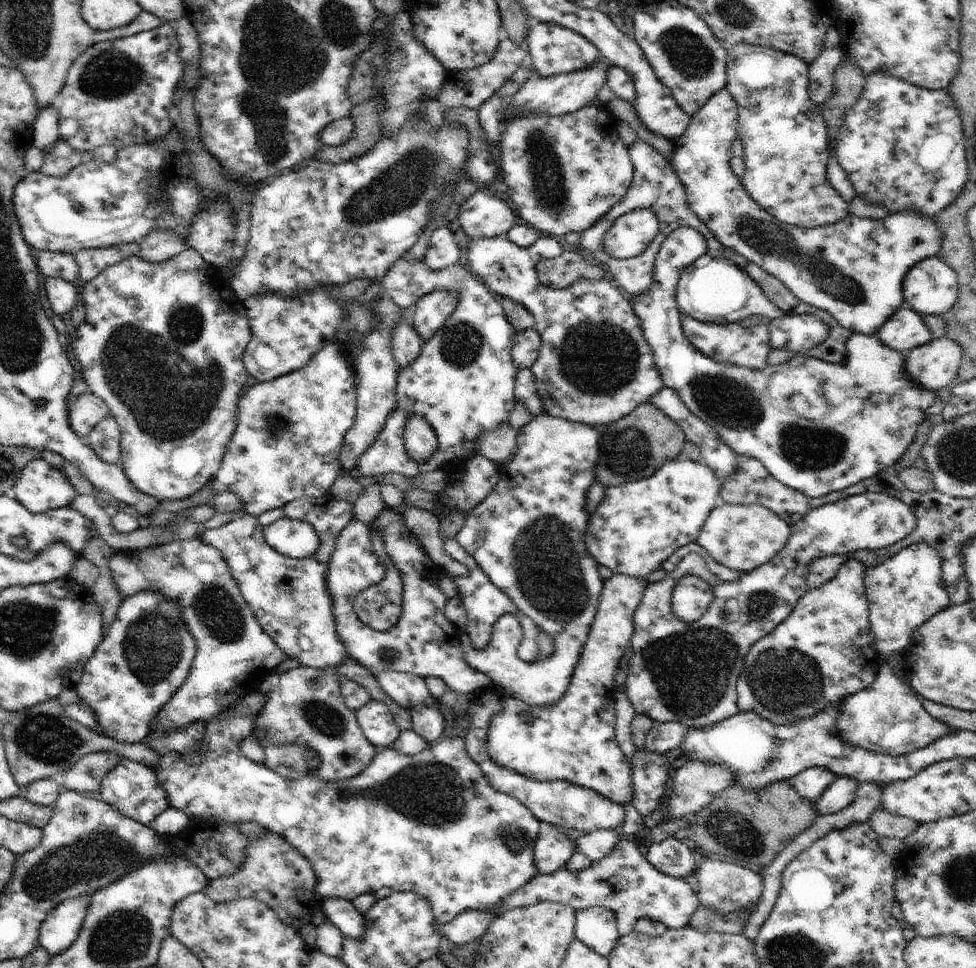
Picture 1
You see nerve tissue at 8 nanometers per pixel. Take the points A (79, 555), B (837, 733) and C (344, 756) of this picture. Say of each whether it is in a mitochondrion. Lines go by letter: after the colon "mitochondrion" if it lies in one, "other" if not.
A: other
B: other
C: mitochondrion

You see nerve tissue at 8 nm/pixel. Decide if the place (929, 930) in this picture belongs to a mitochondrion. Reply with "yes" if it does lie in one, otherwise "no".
no

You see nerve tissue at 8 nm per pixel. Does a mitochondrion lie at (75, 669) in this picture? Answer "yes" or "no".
no

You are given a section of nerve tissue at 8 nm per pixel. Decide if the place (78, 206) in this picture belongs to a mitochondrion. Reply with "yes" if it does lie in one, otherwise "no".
yes

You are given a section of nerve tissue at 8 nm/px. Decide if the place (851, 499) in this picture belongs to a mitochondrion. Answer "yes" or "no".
no

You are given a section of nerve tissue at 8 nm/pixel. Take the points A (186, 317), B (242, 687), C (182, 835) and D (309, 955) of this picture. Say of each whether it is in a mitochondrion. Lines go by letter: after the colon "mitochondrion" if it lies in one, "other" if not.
A: mitochondrion
B: other
C: other
D: other

